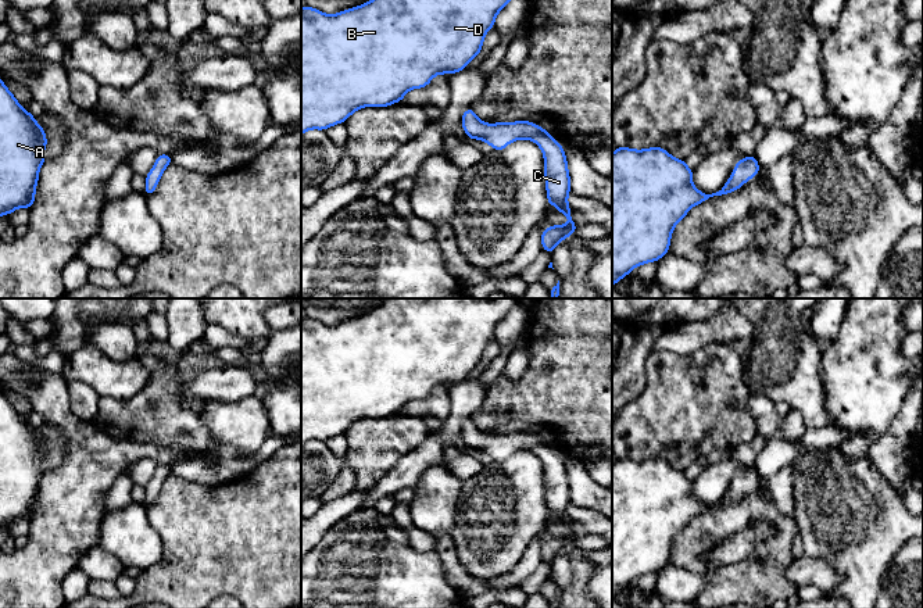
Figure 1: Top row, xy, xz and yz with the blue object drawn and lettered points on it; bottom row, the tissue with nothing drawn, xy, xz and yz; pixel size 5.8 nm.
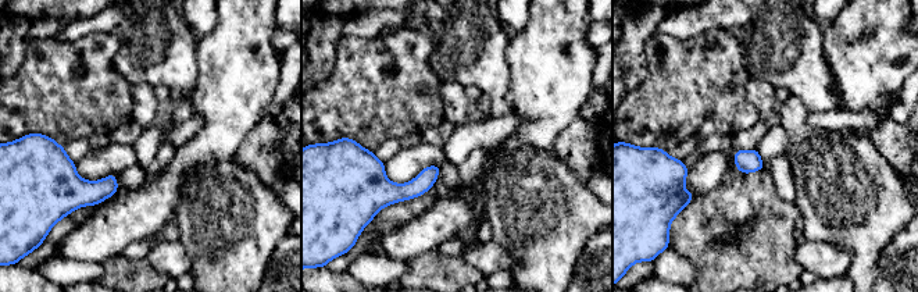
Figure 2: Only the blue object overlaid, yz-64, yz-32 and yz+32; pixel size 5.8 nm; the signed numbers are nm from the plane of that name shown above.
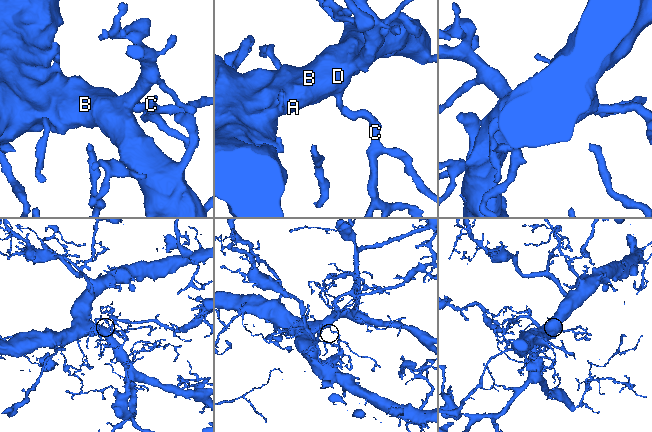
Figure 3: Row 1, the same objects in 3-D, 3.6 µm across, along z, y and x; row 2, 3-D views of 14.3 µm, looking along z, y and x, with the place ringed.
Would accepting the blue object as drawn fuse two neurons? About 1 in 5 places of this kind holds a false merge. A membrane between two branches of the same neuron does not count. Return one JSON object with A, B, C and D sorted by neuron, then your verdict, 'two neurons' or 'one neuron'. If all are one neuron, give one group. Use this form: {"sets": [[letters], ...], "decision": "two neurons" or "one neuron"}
{"sets": [["A", "B", "C", "D"]], "decision": "one neuron"}

